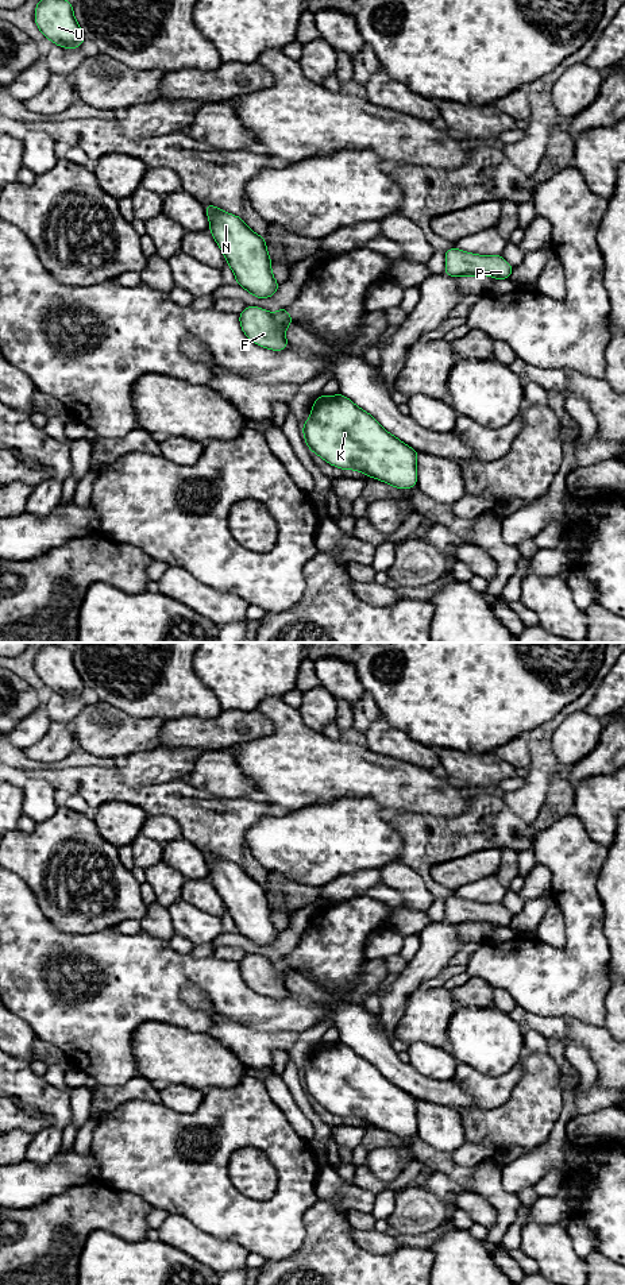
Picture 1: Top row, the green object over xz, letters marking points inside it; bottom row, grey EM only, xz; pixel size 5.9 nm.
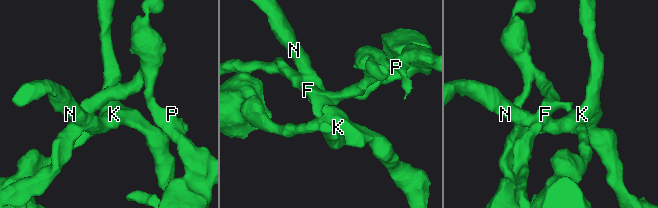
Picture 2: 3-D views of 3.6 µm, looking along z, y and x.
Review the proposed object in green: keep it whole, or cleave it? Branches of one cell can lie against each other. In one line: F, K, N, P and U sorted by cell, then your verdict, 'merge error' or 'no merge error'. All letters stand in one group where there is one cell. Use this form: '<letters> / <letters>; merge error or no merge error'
F P / K N U; merge error

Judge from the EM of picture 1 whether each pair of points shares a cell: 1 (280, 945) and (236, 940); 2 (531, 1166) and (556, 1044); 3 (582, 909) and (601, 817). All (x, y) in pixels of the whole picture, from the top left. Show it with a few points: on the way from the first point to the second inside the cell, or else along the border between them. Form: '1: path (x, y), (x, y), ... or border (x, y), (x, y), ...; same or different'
1: path (269, 950), (247, 946); same
2: path (558, 1135), (559, 1126), (568, 1107), (570, 1075); same
3: border (577, 815), (585, 830), (606, 848); different

